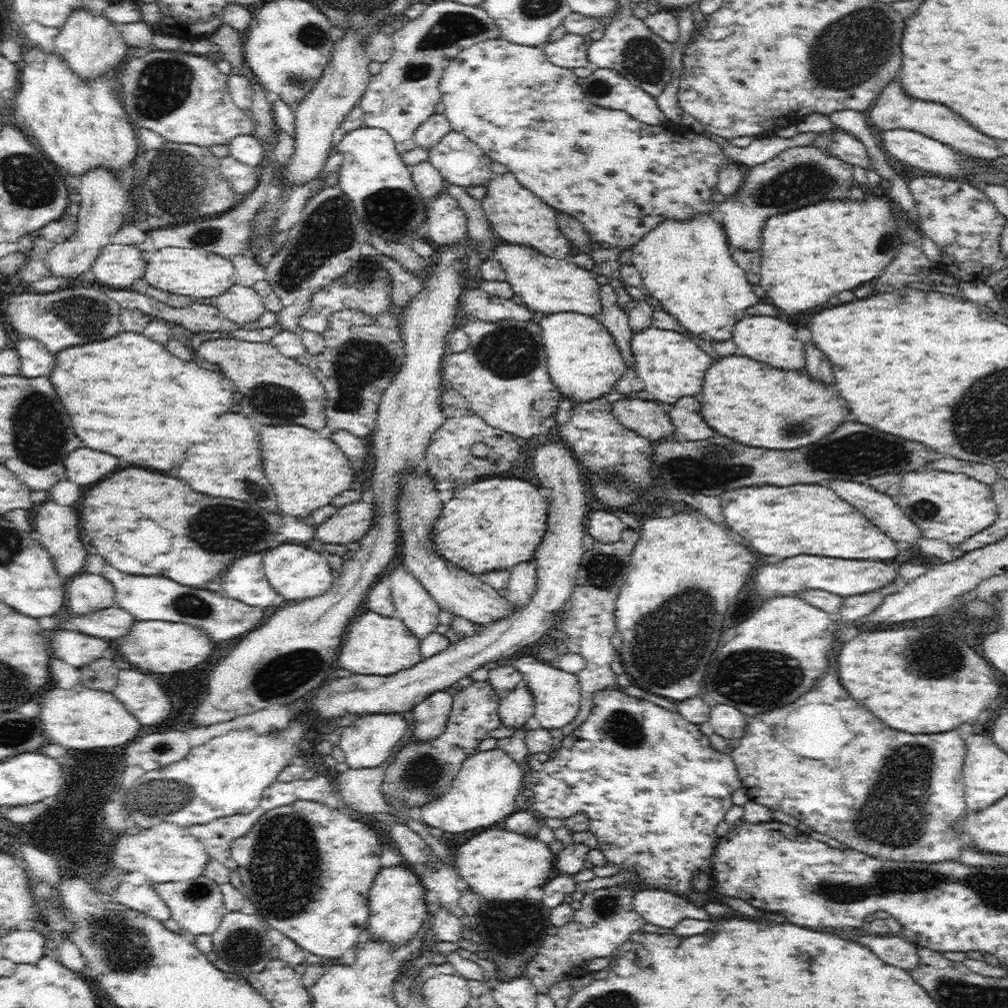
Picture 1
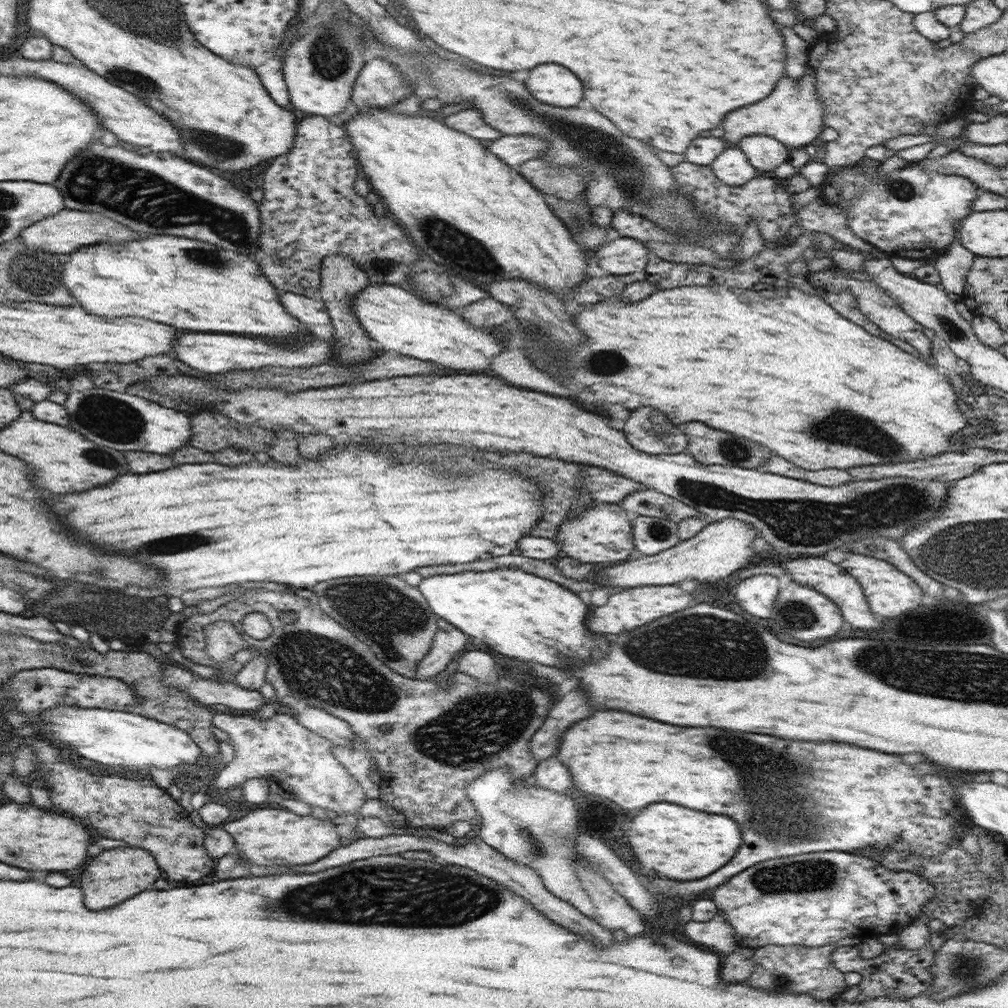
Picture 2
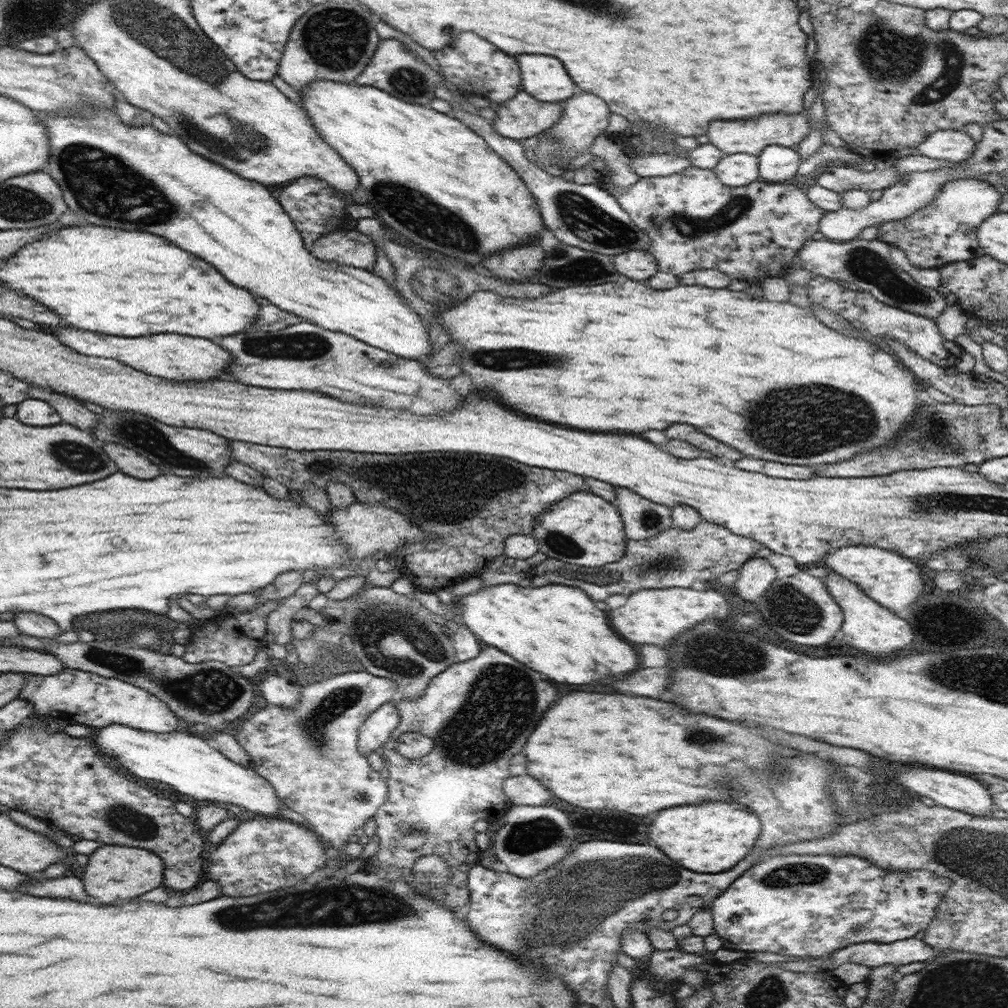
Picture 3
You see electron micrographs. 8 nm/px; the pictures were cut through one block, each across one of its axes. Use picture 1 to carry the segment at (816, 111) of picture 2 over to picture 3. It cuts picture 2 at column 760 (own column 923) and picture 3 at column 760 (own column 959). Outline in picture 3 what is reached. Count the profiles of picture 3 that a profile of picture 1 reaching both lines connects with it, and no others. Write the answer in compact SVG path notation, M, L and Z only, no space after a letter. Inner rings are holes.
M804 113L762 114L758 118L746 120L714 120L707 132L709 142L716 145L722 154L748 153L760 156L762 149L770 144L781 144L790 147L800 144L809 134L809 124Z

